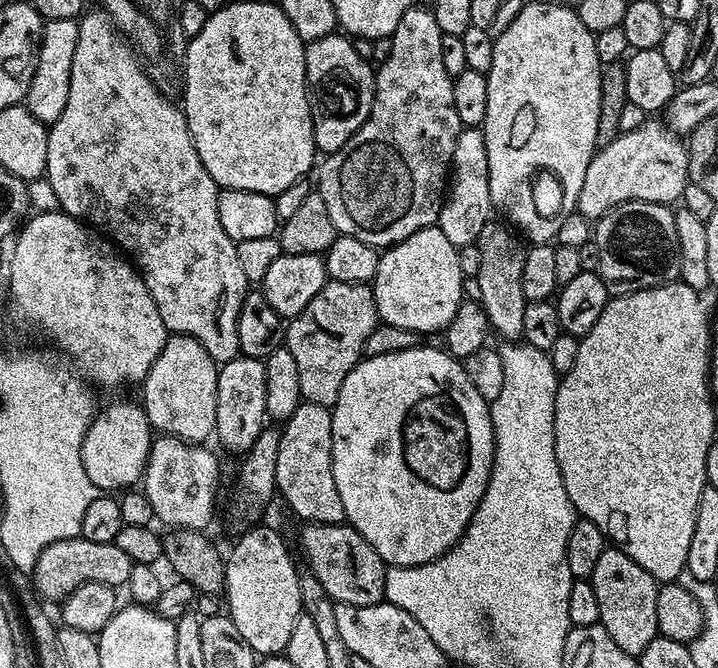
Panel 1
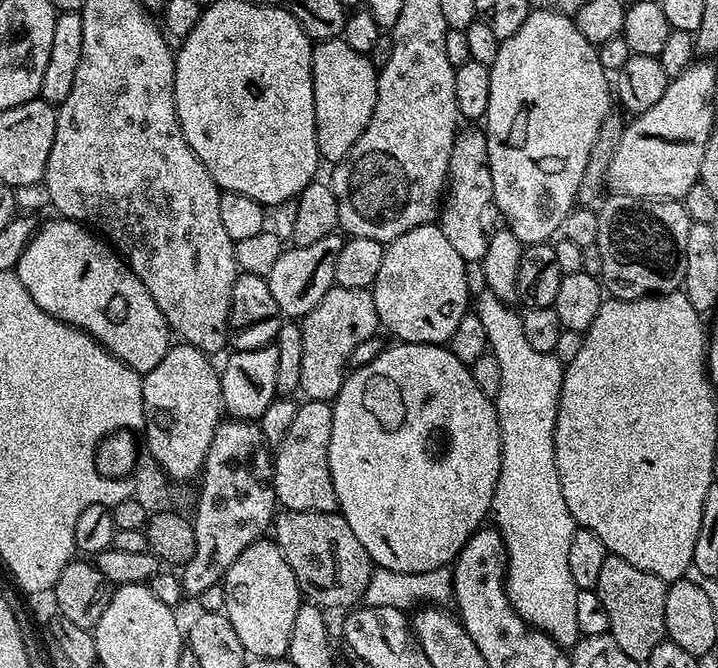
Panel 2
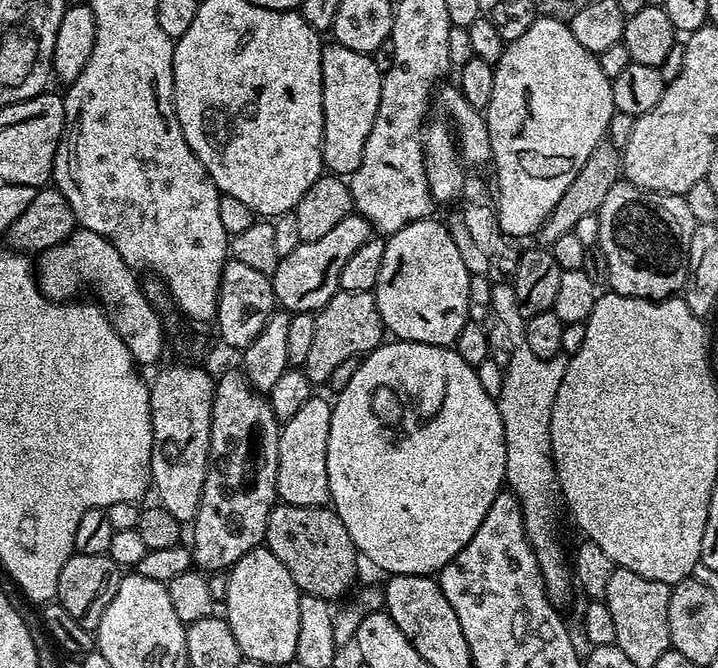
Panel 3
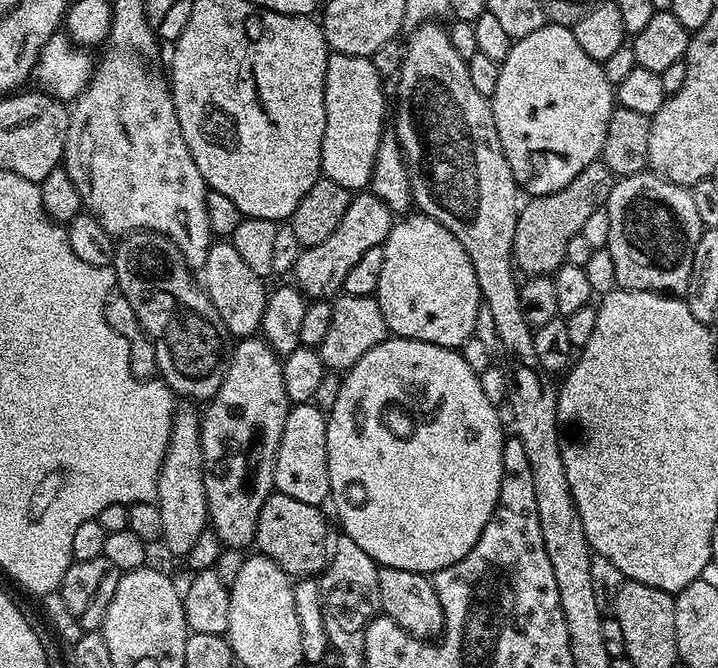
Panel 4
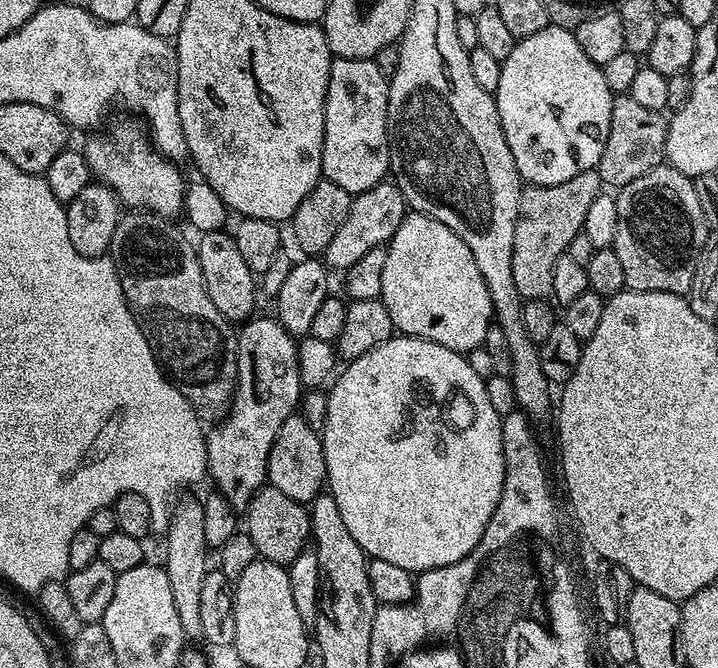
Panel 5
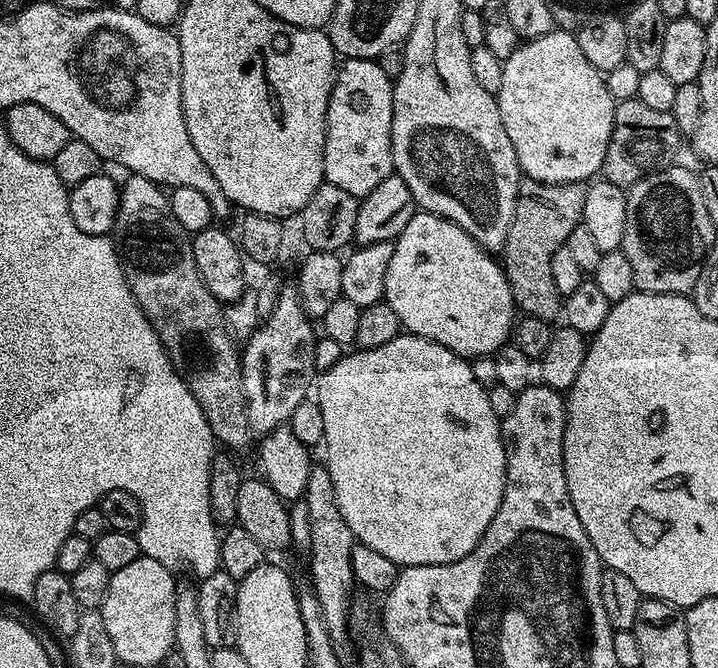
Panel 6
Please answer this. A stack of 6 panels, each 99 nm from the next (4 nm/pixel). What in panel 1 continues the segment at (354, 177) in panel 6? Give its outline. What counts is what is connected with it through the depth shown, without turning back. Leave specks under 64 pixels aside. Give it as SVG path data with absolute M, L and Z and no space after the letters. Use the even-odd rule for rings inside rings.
M331 34L310 41L304 53L316 151L320 154L337 152L346 146L346 142L350 142L350 138L354 138L370 114L376 89L376 73L373 65L364 60L362 54L358 54L355 43L344 34Z

